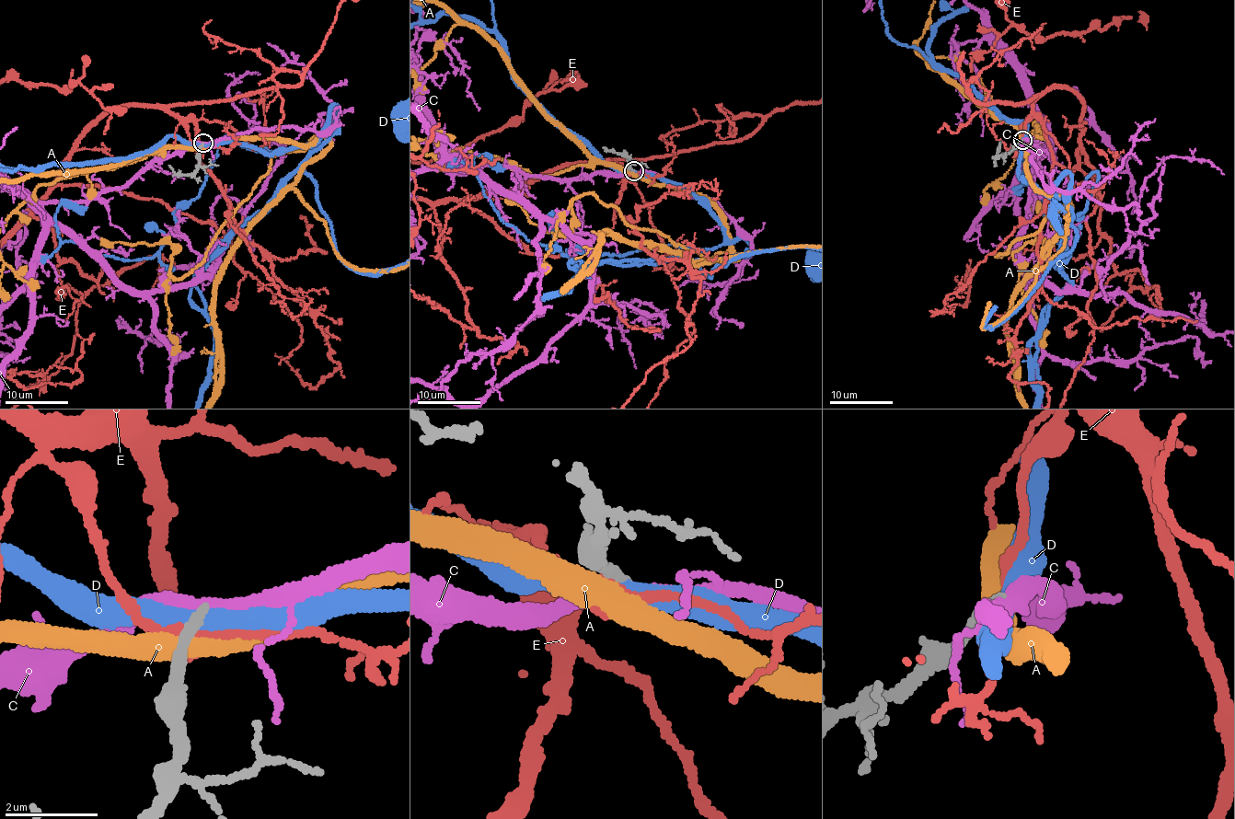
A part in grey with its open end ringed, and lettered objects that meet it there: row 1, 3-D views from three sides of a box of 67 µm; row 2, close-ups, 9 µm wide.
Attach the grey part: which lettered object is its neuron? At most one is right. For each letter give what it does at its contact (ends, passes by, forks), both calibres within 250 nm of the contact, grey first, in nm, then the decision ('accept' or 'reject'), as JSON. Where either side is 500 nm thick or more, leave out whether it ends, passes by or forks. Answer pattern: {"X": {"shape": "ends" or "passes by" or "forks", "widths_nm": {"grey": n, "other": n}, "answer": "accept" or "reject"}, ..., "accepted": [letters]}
{"A": {"shape": "passes by", "widths_nm": {"grey": 280, "other": 460}, "answer": "reject"}, "C": {"shape": "passes by", "widths_nm": {"grey": 240, "other": 360}, "answer": "reject"}, "D": {"shape": "passes by", "widths_nm": {"grey": 240, "other": 400}, "answer": "reject"}, "E": {"shape": "passes by", "widths_nm": {"grey": 280, "other": 200}, "answer": "reject"}, "accepted": []}

